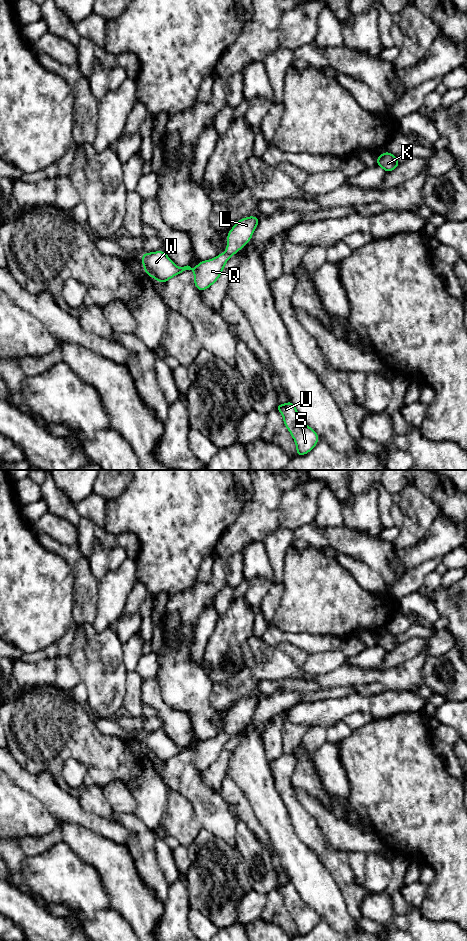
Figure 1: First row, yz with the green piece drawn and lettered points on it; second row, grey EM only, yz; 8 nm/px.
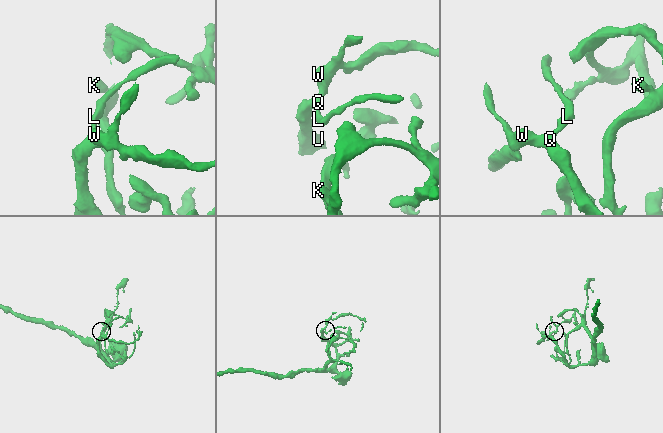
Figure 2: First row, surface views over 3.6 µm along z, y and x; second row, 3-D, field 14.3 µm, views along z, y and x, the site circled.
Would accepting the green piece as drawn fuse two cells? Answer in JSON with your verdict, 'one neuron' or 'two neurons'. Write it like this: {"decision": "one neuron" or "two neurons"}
{"decision": "one neuron"}

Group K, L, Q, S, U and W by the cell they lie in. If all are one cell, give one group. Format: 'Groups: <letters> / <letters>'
Groups: K L Q S U W

